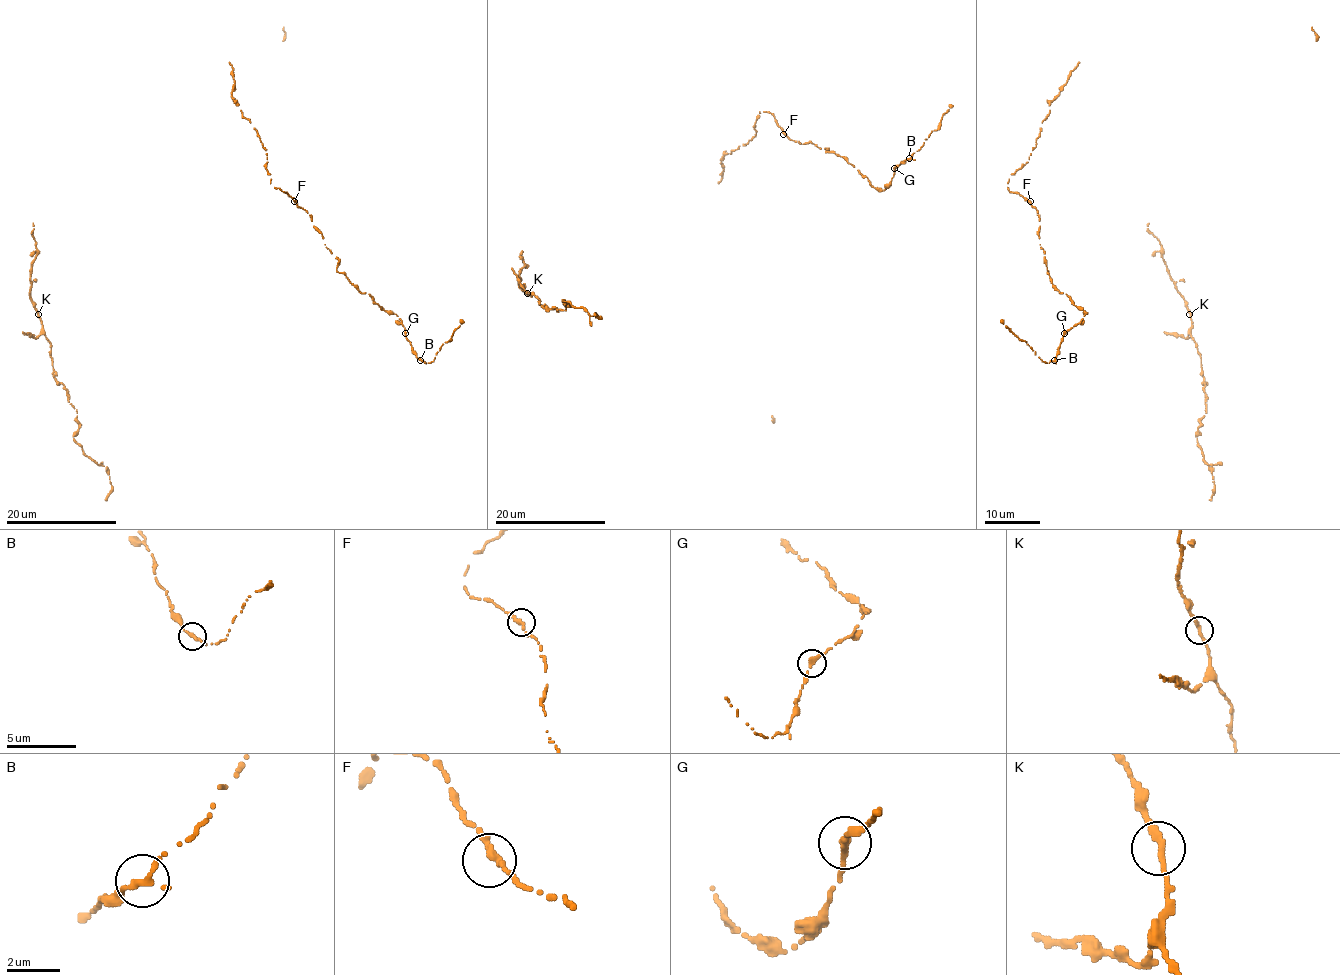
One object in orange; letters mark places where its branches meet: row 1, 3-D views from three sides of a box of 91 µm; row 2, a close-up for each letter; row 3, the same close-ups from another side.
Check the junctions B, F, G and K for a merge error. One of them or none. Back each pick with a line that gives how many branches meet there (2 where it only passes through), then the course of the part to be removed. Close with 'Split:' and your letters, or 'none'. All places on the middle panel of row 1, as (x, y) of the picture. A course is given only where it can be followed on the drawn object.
B: branches 2; course (910, 159), (938, 127), (951, 105)
Split: B

